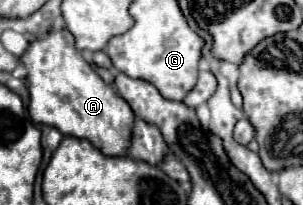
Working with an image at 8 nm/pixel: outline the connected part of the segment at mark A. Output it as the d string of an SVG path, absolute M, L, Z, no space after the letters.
M67 29L33 39L21 63L27 67L27 85L31 93L29 115L35 123L57 127L63 135L87 139L97 145L101 153L109 153L109 157L127 155L135 113L129 103L91 69Z

